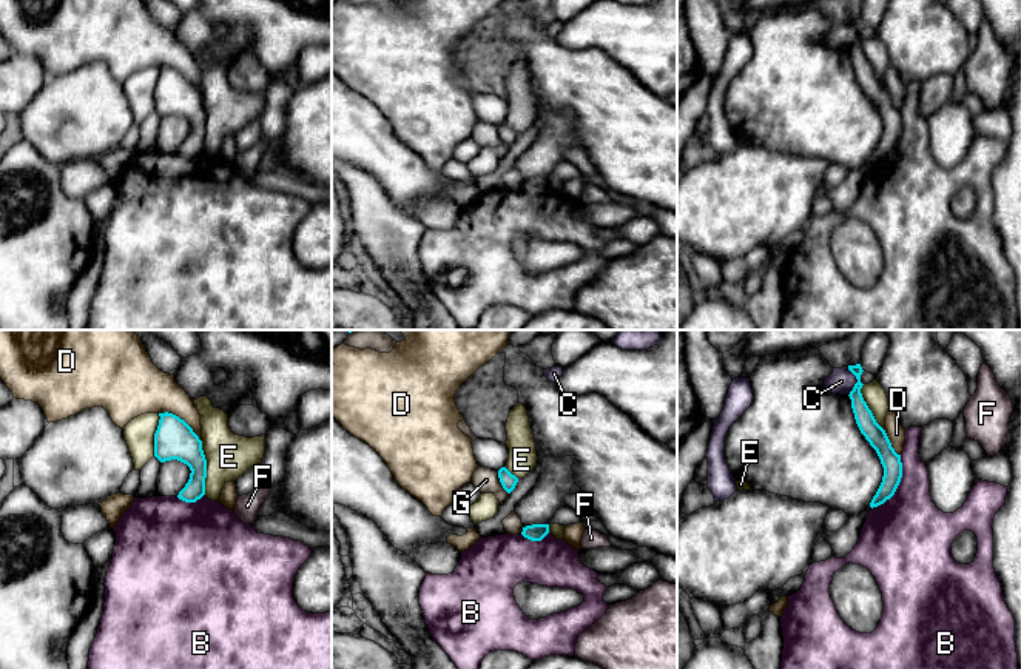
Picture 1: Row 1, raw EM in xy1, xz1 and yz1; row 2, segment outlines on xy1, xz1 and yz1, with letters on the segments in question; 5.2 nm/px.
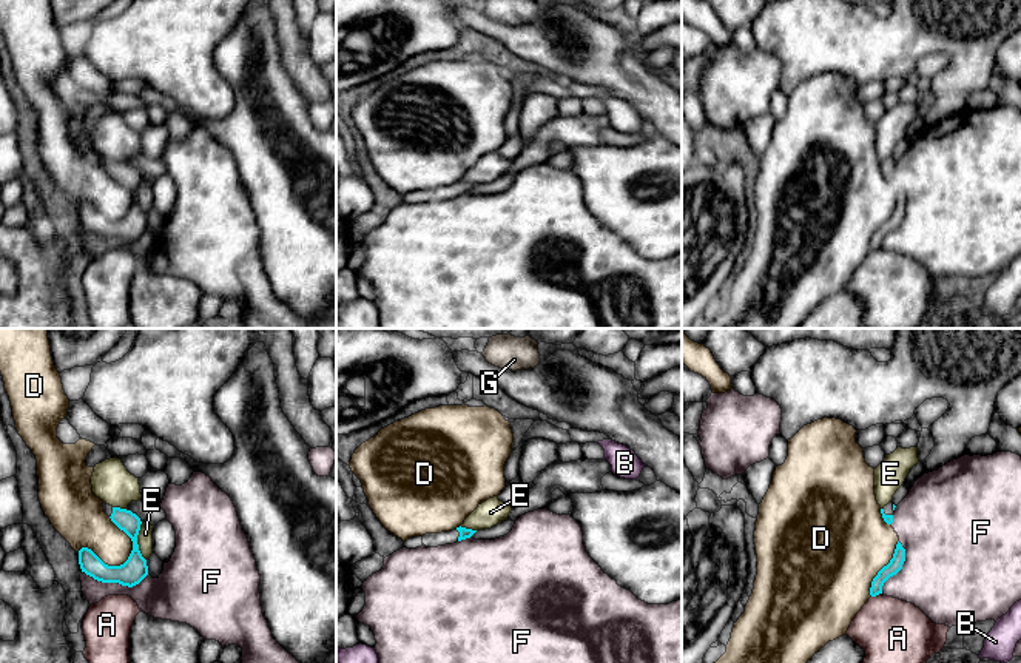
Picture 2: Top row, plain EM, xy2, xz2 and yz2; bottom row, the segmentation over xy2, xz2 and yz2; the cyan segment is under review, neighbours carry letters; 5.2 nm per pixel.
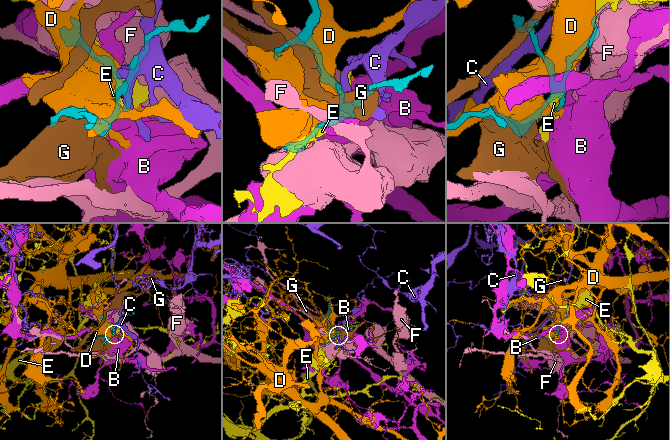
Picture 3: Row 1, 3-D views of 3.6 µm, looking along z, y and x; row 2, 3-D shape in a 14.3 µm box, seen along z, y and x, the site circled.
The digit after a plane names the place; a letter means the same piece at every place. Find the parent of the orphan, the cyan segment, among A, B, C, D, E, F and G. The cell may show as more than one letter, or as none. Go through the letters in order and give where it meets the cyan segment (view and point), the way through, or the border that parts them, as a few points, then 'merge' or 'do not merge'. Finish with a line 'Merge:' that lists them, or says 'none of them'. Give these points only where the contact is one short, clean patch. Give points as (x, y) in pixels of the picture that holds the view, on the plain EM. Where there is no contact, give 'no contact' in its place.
A: yz2 (876, 249) | along yz2 (881, 247), (872, 252) | do not merge
B: yz1 (898, 139) | do not merge
C: yz1 (858, 36) | do not merge
D: xy2 (110, 221) | do not merge
E: xy1 (205, 122) | do not merge
F: xy2 (116, 236) | do not merge
G: xz1 (500, 136) | do not merge
Merge: none of them

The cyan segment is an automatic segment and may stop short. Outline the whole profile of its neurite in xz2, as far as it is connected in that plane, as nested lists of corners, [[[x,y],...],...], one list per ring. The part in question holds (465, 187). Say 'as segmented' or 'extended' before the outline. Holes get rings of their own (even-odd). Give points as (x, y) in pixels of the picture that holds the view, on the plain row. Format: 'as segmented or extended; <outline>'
extended; [[[457,182],[449,187],[441,187],[441,188],[426,188],[423,190],[423,199],[426,202],[438,202],[438,200],[446,200],[446,199],[453,199],[457,196],[470,193],[477,185],[466,183],[466,182]]]

